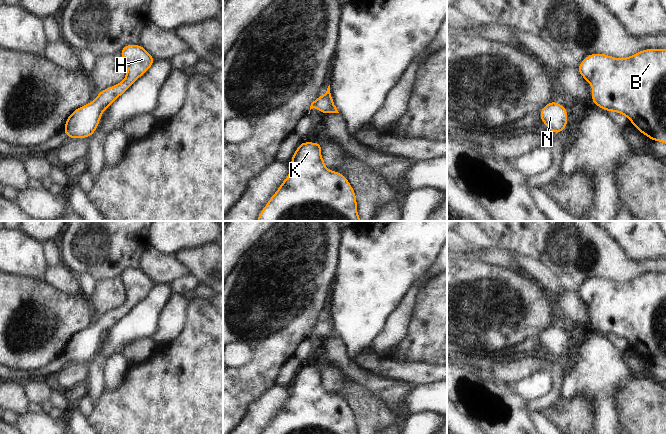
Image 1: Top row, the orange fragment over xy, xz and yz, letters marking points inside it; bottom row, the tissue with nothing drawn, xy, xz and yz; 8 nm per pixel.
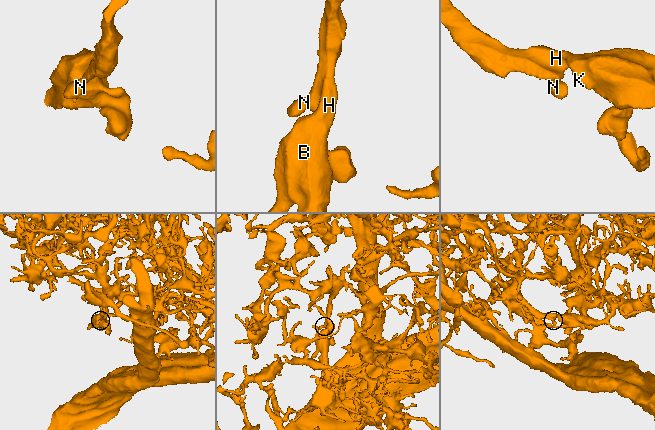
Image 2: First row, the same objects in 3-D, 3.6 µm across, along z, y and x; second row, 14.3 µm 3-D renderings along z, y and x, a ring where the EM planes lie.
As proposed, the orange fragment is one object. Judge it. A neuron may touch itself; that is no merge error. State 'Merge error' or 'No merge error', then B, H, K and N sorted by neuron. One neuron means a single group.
No merge error. Groups: B H K N.

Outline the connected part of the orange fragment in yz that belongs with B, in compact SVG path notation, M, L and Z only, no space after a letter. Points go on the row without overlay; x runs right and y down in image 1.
M643 273L627 282L615 282L607 278L593 277L586 280L577 292L579 298L592 311L592 327L606 336L617 336L630 343L630 347L650 364L666 368L666 273Z

